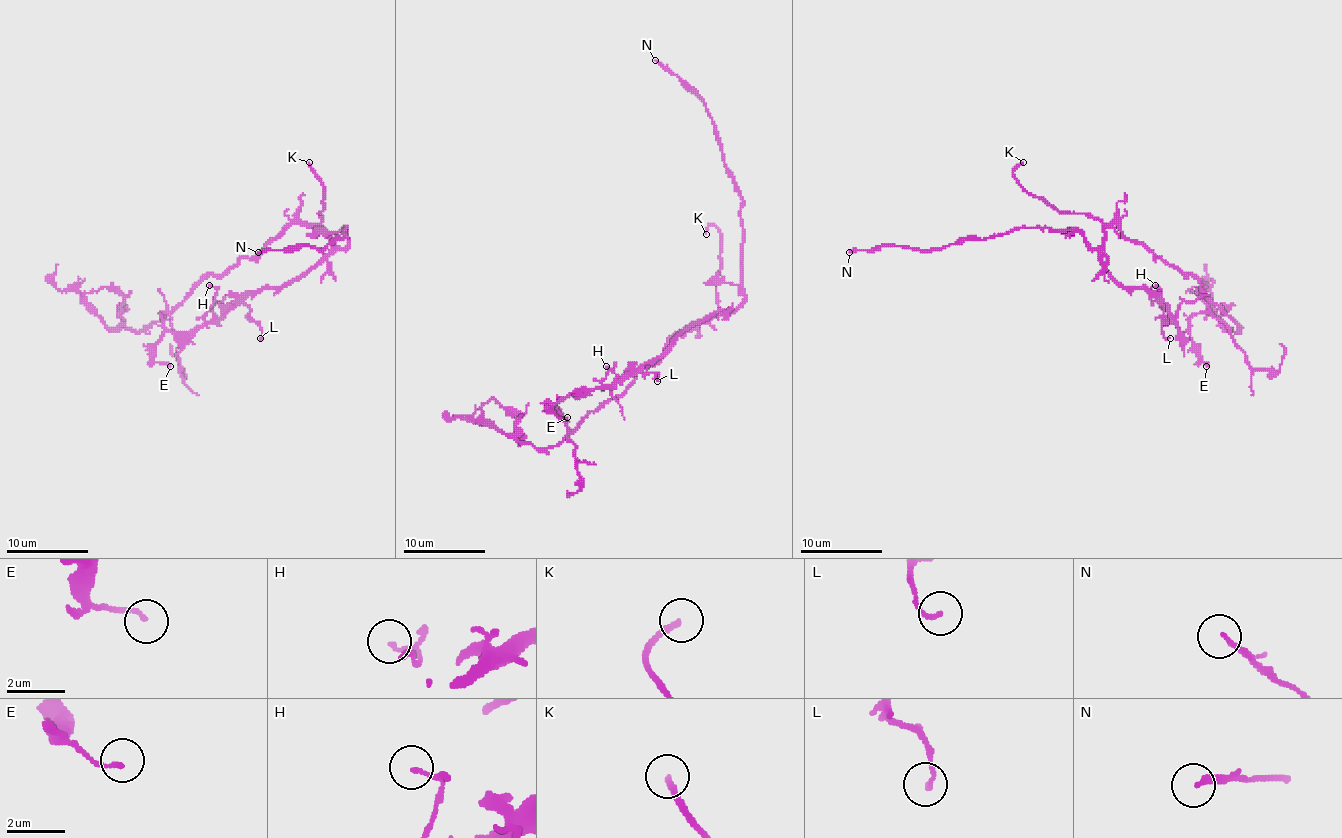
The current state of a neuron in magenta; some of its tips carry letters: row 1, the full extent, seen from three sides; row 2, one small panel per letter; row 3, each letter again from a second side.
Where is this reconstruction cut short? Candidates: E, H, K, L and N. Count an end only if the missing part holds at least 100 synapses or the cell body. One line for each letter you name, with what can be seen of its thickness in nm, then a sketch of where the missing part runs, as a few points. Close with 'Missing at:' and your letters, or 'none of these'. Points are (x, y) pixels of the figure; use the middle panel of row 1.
K: 200 nm thick; missing branch runs (706, 234), (704, 268), (710, 283)
Missing at: K

